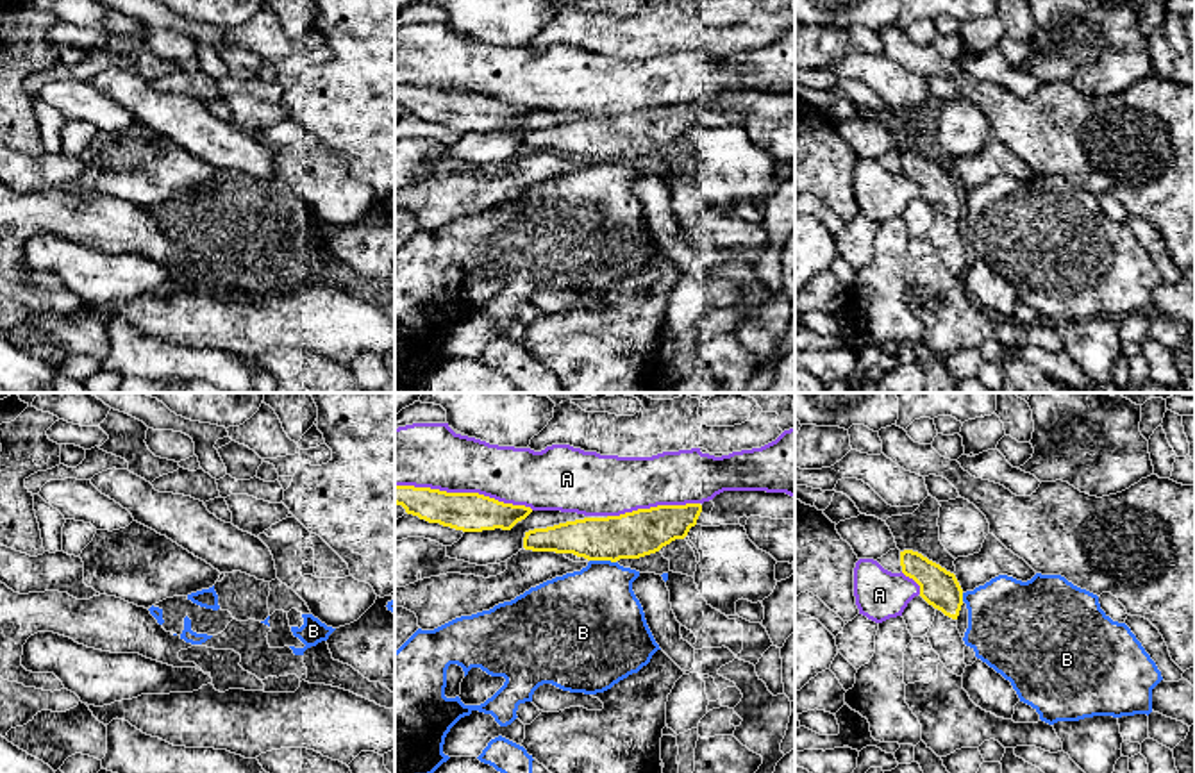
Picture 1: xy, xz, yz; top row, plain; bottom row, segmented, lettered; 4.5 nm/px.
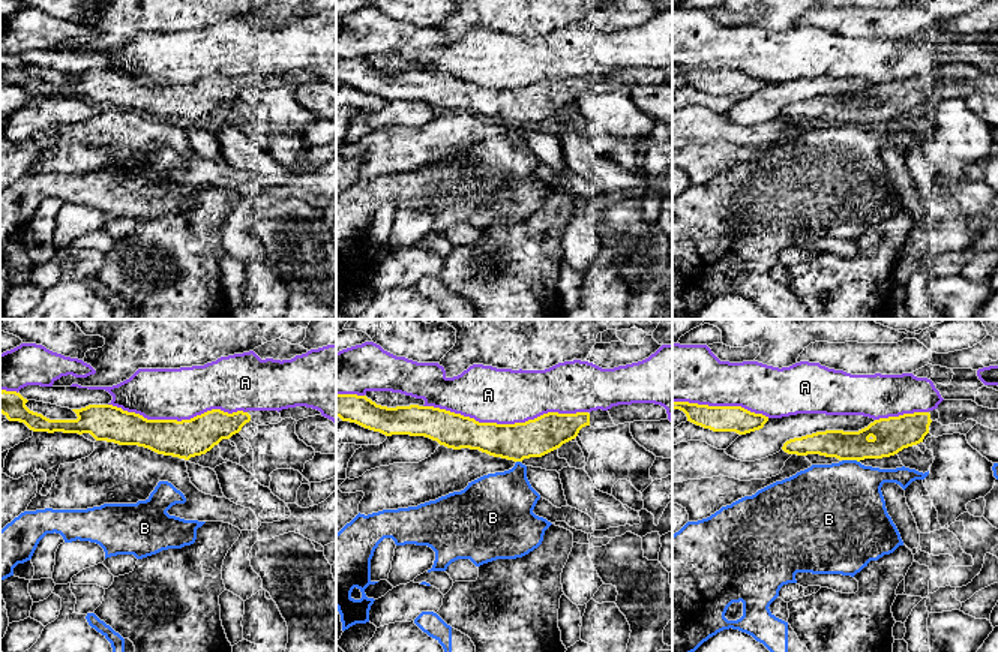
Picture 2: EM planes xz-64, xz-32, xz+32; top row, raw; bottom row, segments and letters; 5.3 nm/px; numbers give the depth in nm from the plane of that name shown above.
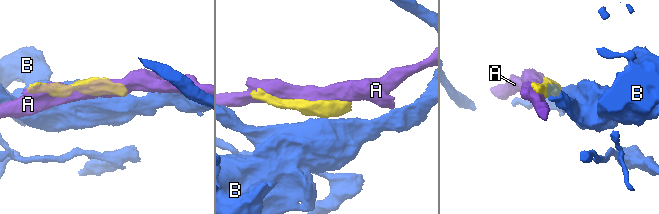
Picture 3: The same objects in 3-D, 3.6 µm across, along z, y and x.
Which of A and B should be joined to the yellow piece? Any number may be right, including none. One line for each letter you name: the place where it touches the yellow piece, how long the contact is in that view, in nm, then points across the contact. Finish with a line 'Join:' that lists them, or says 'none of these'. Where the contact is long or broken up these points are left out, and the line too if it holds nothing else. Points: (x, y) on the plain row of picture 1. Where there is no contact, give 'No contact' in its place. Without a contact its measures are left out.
Join: none of these

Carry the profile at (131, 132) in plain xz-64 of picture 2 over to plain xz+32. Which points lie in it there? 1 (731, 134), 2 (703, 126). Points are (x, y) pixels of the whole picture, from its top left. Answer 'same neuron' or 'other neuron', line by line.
1: other neuron
2: other neuron

